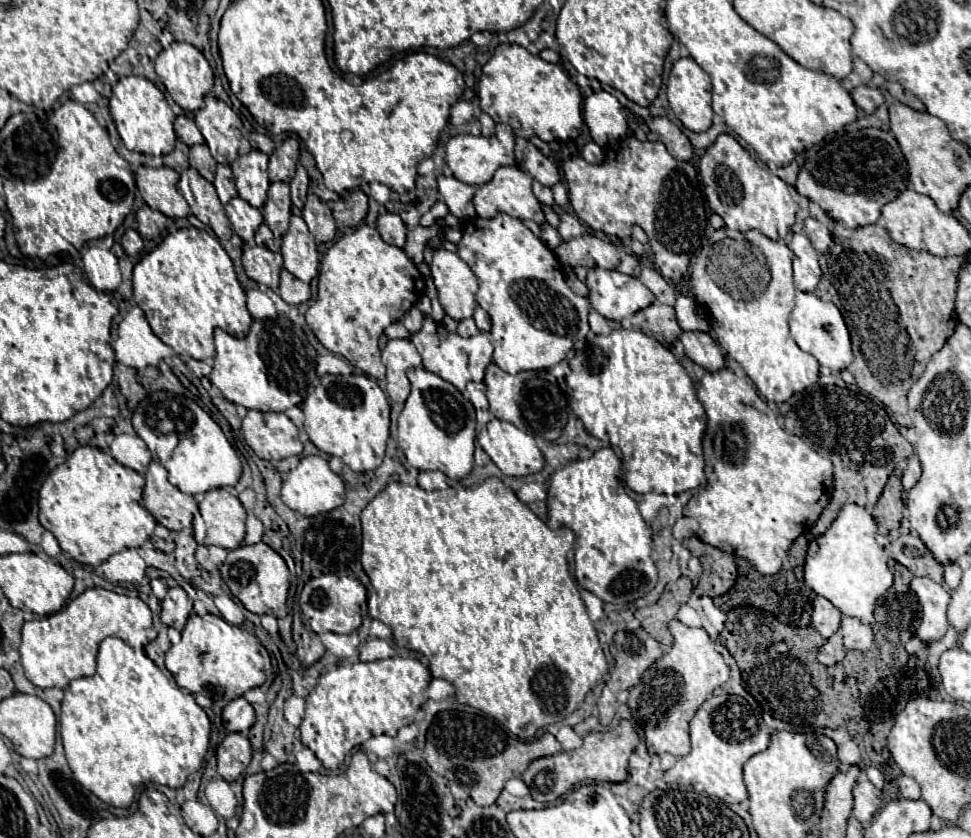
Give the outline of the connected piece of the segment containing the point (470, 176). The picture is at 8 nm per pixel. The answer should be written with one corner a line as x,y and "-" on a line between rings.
498,123
496,125
496,133
492,137
474,137
474,135
454,135
448,143
446,143
446,163
452,169
454,177
480,187
484,183
488,183
498,167
504,165
516,165
516,157
514,157
514,131
510,125

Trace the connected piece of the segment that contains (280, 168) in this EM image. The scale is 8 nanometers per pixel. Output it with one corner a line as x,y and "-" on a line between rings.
288,137
272,155
270,155
270,165
268,165
268,173
270,173
270,181
284,181
290,183
296,171
296,163
298,163
298,141
294,137

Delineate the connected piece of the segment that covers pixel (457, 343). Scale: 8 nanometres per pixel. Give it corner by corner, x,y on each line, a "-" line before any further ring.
422,295
416,303
416,307
424,313
424,323
422,323
422,329
416,331
410,339
414,343
414,347
418,349
420,357
422,357
422,365
436,373
438,377
442,377
444,381
452,383
458,391
464,391
464,387
474,381
474,383
480,383
484,379
484,371
488,367
488,363
492,361
492,343
490,339
484,335
484,333
478,333
474,337
460,337
458,333
450,333
446,331
446,327
442,323
436,323
432,317
430,317
430,297
428,295

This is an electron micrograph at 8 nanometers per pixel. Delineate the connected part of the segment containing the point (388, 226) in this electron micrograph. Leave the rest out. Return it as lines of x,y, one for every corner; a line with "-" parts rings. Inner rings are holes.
382,211
382,215
378,217
378,231
382,235
382,239
390,245
398,245
398,247
404,247
406,243
406,225
404,221
396,215
396,213
388,213
388,211

